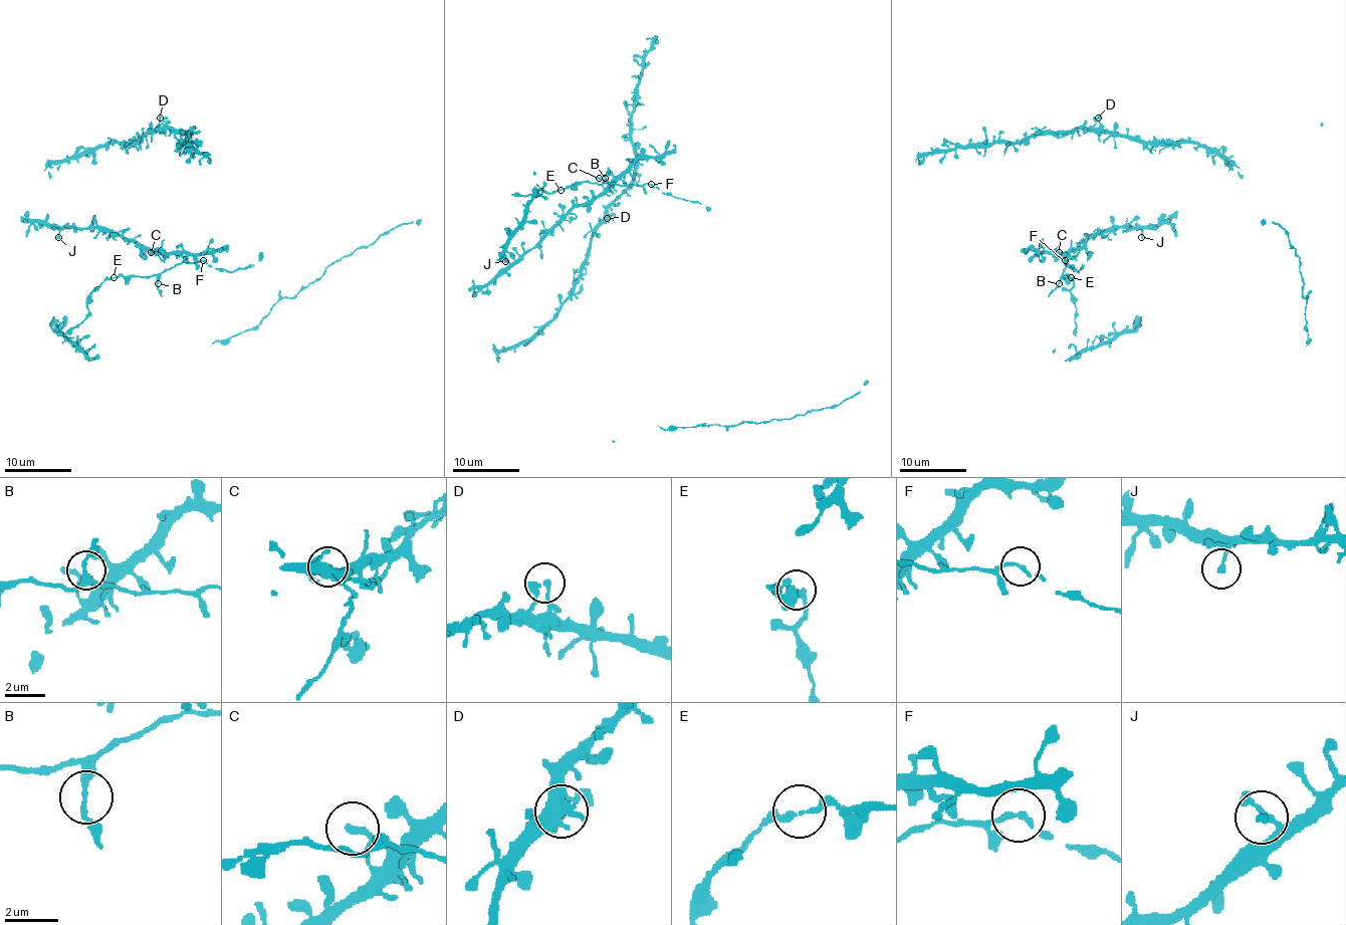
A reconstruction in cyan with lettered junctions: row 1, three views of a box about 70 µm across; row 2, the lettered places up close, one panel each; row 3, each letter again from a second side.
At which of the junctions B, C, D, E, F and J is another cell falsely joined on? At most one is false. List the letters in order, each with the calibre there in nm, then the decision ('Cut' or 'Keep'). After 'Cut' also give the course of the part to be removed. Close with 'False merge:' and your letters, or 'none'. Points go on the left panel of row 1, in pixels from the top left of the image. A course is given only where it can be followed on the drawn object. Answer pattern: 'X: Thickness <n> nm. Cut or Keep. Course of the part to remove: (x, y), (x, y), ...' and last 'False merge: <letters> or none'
B: Thickness 200 nm. Keep
C: Thickness 180 nm. Keep
D: Thickness 200 nm. Keep
E: Thickness 200 nm. Keep
F: Thickness 170 nm. Keep
J: Thickness 160 nm. Keep
False merge: none

